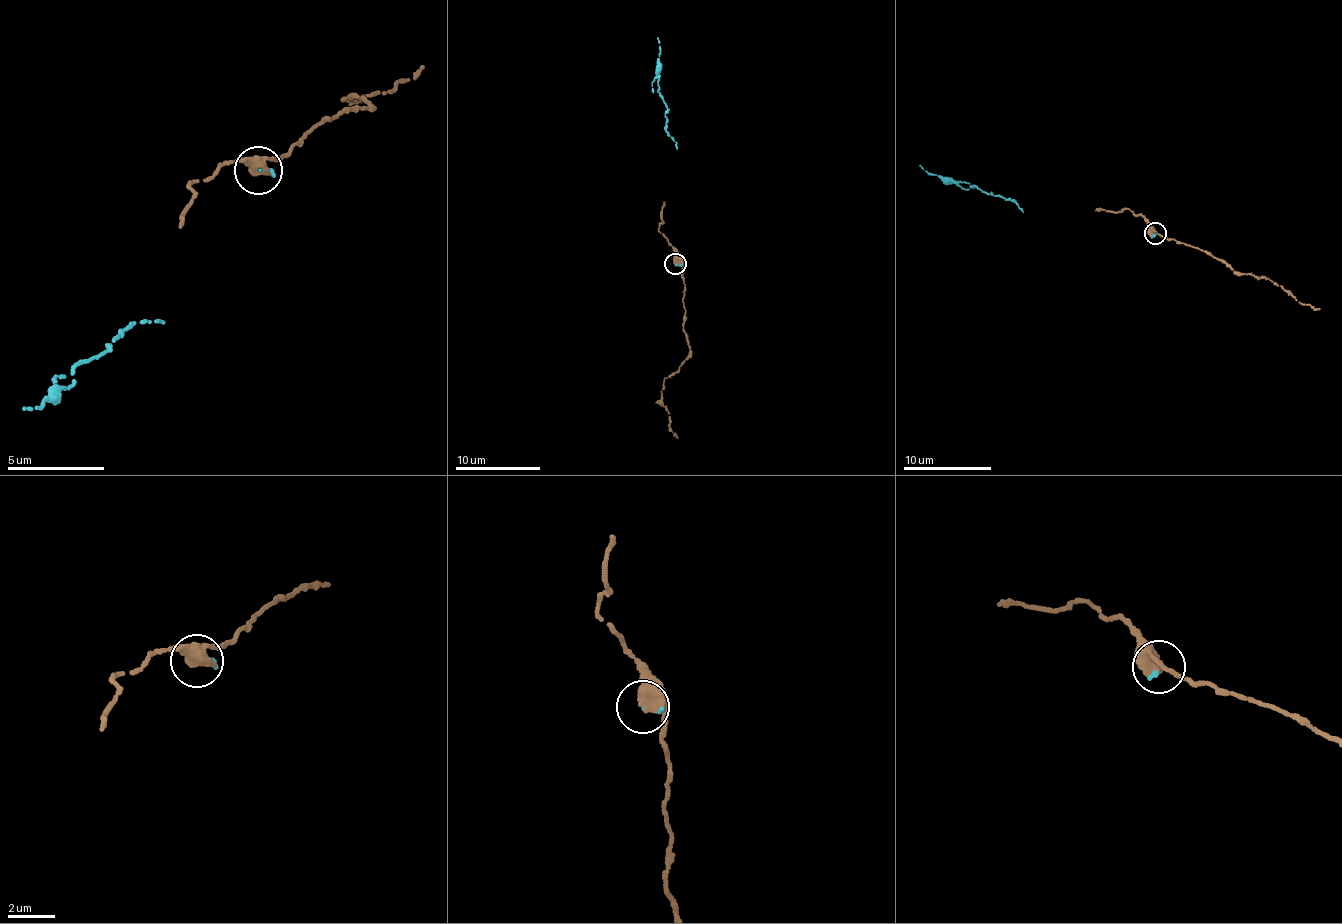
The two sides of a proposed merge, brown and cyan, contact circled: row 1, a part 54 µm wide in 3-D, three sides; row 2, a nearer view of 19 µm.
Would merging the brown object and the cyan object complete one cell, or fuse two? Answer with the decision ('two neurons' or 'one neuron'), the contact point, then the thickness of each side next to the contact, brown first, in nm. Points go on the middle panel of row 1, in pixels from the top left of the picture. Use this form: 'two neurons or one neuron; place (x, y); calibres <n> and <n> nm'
one neuron; place (675, 264); calibres 600 and 150 nm

